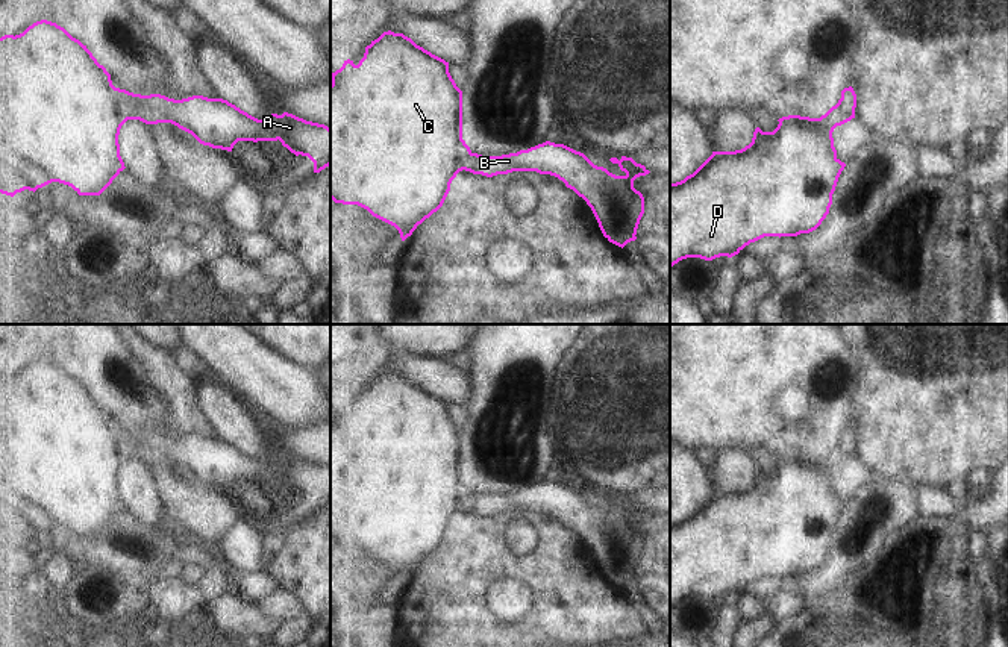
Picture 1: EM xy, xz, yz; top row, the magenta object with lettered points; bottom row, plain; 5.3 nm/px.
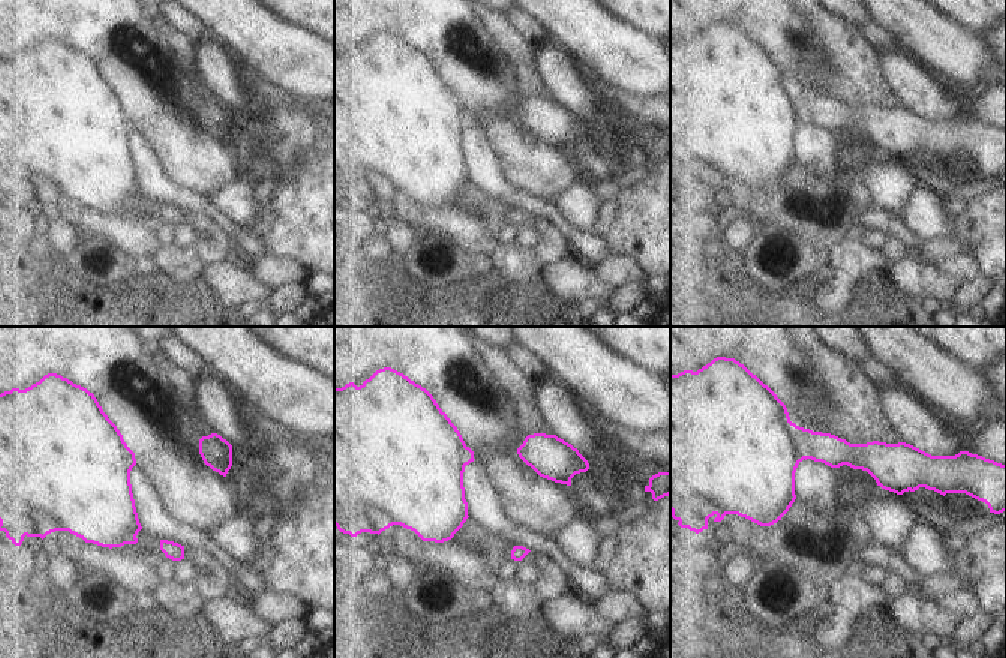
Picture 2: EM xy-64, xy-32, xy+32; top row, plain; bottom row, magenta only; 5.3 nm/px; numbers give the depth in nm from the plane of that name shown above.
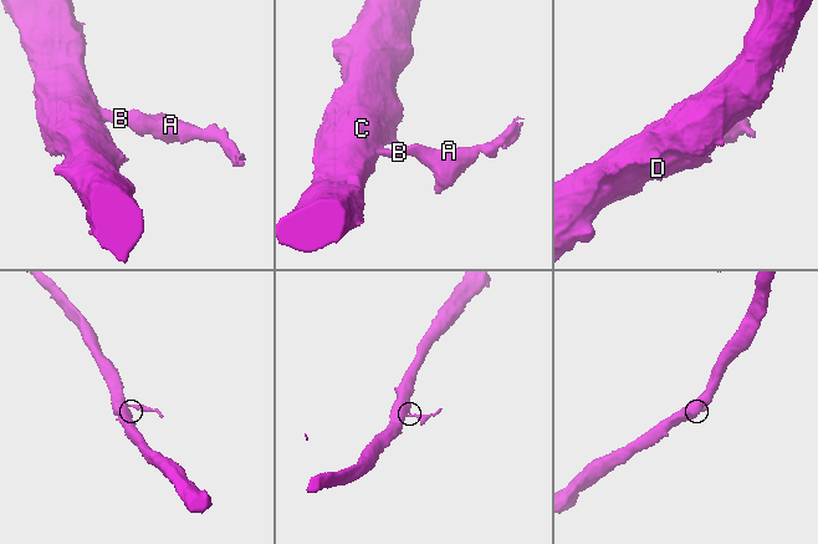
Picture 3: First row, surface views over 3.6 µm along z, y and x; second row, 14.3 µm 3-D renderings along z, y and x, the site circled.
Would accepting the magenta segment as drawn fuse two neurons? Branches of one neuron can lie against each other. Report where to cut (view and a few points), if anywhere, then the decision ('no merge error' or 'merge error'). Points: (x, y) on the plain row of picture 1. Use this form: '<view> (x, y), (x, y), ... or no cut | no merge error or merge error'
xy (115, 428), (122, 450), (129, 458) | merge error

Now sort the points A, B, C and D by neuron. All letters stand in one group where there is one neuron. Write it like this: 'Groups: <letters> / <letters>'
Groups: A B / C D

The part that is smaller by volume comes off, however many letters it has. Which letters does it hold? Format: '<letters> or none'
A, B

